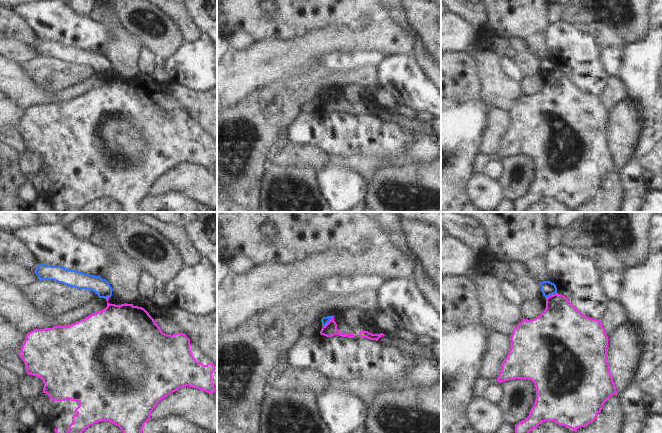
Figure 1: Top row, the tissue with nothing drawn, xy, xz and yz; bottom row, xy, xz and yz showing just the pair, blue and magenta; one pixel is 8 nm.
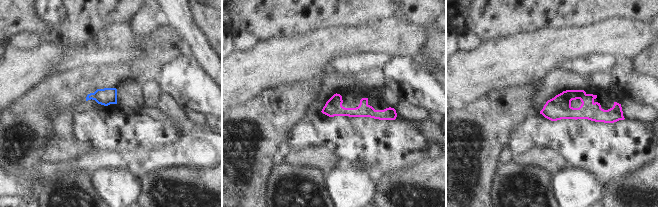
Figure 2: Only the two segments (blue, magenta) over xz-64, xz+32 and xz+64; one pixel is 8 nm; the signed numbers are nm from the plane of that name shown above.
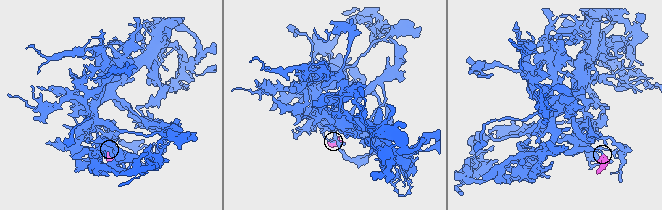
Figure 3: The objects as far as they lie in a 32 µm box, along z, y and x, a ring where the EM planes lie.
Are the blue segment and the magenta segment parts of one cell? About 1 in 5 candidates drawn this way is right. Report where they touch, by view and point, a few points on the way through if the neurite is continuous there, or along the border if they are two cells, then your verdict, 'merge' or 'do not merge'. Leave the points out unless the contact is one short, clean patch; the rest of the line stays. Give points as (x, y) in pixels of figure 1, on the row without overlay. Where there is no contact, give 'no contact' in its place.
meets blue in xz at (328, 97); border along xz (333, 92), (323, 102); do not merge

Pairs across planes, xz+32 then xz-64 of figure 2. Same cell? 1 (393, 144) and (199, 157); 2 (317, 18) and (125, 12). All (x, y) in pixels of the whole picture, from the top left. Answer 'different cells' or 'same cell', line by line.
1: different cells
2: same cell

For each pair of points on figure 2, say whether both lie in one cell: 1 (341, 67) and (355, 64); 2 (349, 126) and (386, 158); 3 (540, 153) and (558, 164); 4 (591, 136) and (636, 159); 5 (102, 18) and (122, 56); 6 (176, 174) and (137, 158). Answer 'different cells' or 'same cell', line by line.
1: same cell
2: same cell
3: same cell
4: same cell
5: different cells
6: different cells

